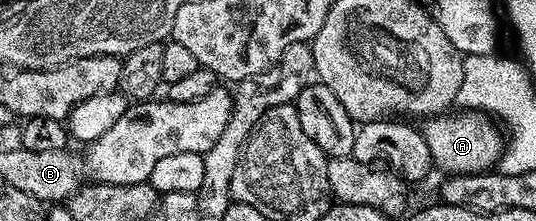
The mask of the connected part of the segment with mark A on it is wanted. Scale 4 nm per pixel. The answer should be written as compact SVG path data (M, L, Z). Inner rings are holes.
M463 112L461 116L453 113L430 117L426 121L429 123L423 126L434 167L438 171L446 170L444 173L449 176L492 171L500 163L503 153L503 134L498 123L484 112Z

